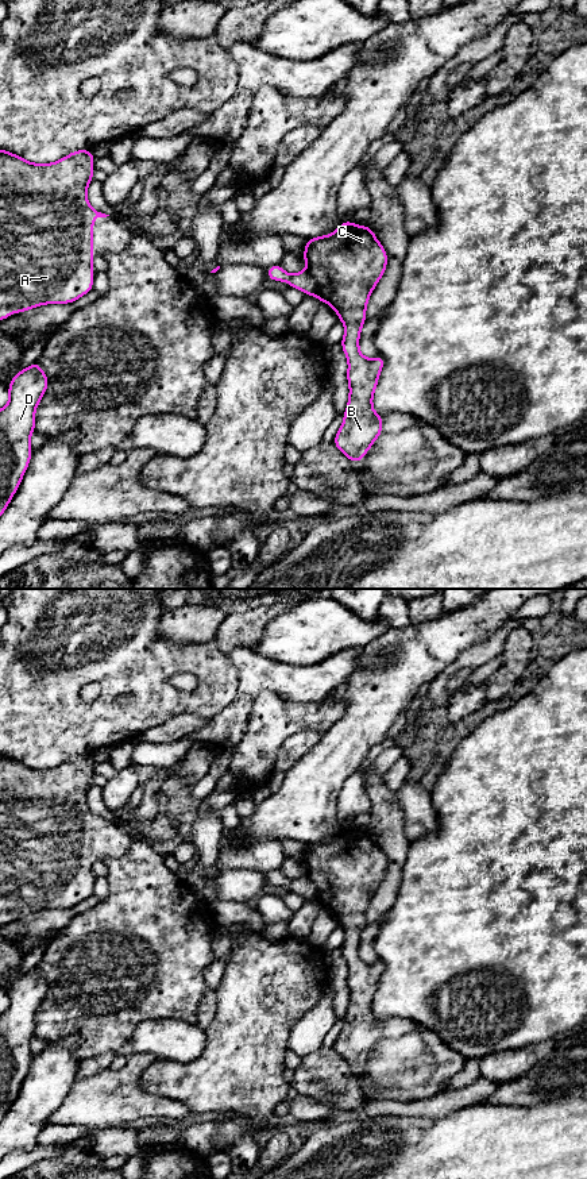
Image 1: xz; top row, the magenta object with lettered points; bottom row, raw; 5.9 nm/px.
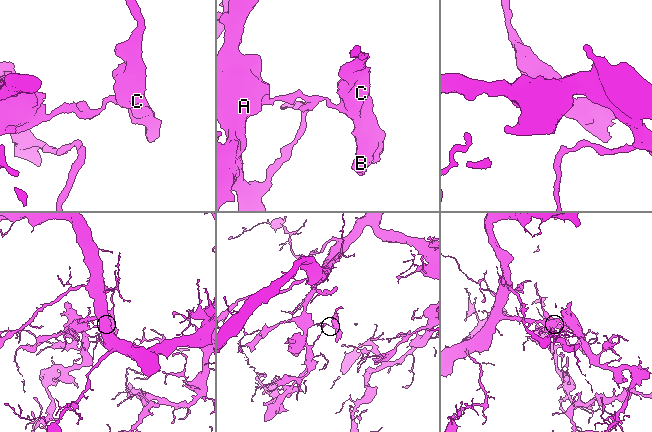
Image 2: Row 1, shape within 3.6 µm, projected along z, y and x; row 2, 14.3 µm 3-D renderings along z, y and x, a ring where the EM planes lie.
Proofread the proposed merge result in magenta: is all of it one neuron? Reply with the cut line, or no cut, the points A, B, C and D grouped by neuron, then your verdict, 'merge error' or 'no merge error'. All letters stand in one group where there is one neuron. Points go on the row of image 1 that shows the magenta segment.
xz (305, 270), (316, 284), (315, 295) | A D / B C | merge error

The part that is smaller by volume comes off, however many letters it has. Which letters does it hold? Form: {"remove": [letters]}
{"remove": ["B", "C"]}

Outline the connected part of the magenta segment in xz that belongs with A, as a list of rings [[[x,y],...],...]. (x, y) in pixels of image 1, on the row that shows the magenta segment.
[[[0,149],[0,320],[43,304],[69,304],[93,289],[93,219],[109,216],[93,209],[86,199],[86,188],[93,180],[93,161],[90,150],[78,150],[54,163],[31,163]]]

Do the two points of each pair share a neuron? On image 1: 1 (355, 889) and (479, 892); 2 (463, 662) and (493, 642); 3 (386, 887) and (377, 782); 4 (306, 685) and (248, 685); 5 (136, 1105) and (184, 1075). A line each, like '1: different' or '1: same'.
1: different
2: same
3: same
4: same
5: different

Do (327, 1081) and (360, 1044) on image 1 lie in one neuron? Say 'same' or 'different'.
different

